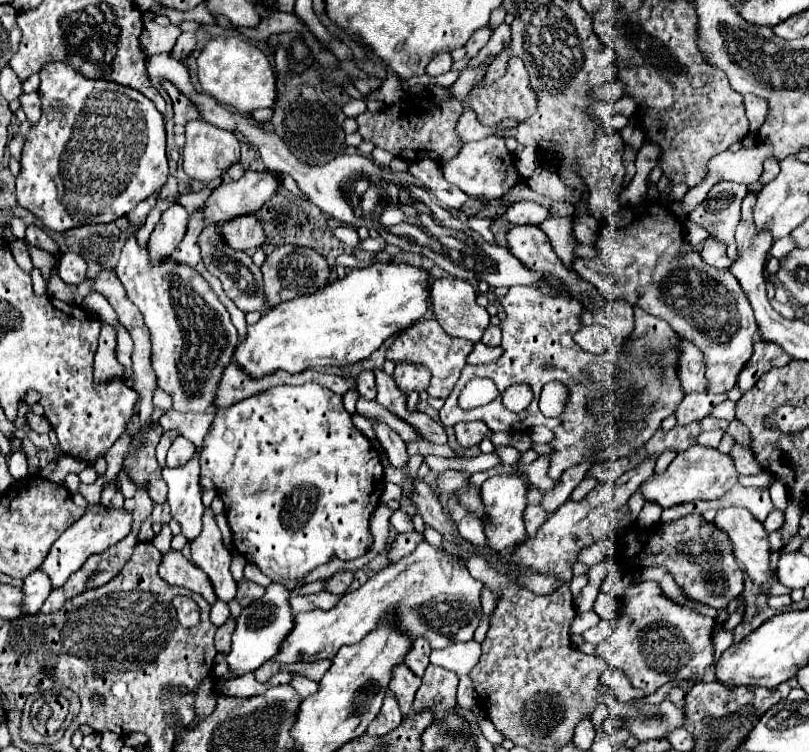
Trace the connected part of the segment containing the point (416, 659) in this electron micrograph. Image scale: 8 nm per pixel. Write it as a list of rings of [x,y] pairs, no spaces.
[[[417,637],[413,641],[413,647],[411,651],[407,653],[405,657],[405,665],[417,675],[417,677],[423,677],[427,665],[429,665],[429,655],[431,655],[431,645],[429,641],[425,641],[425,637]]]

